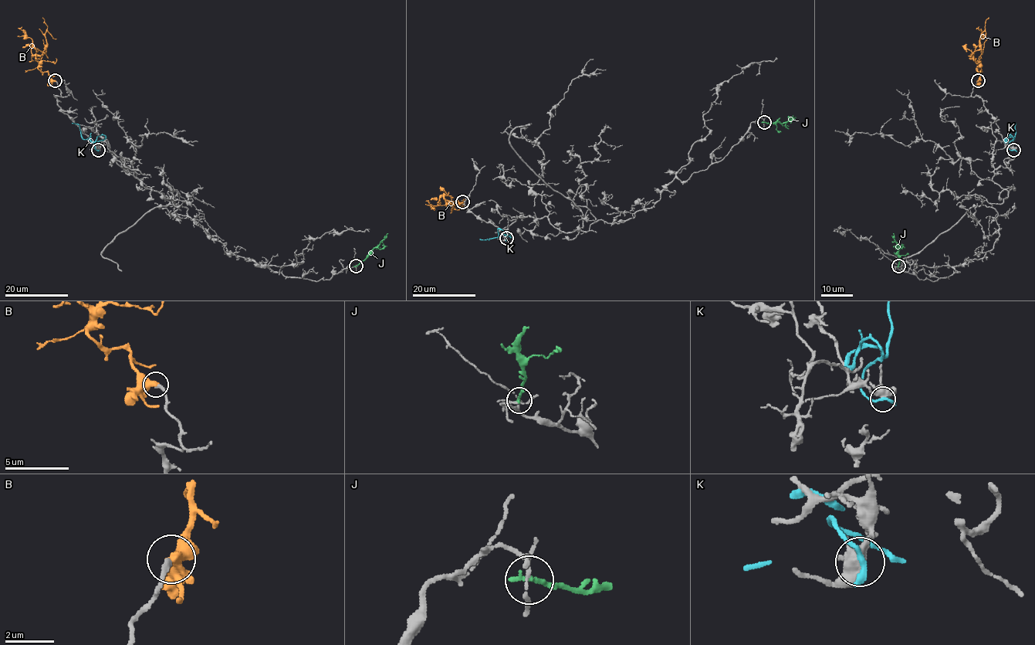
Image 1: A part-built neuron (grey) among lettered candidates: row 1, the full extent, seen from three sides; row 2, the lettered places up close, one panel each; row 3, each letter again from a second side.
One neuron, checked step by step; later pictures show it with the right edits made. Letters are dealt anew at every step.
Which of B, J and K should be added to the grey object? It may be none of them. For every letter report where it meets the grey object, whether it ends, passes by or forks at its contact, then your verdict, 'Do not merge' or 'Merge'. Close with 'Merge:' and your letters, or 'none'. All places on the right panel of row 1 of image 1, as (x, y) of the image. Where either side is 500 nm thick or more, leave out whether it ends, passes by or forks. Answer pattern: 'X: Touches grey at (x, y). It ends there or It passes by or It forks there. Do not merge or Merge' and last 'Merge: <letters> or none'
B: Touches grey at (978, 80). Do not merge
J: Touches grey at (898, 266). It ends there. Do not merge
K: Touches grey at (1013, 150). It ends there. Do not merge
Merge: none

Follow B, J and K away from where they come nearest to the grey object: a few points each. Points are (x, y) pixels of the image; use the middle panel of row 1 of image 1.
B: (462, 201), (455, 205), (446, 200), (450, 205), (454, 204), (455, 209), (450, 213)
J: (764, 122), (783, 123), (796, 117)
K: (506, 238), (502, 232), (513, 237), (500, 229), (498, 229), (498, 235), (494, 238), (479, 239)

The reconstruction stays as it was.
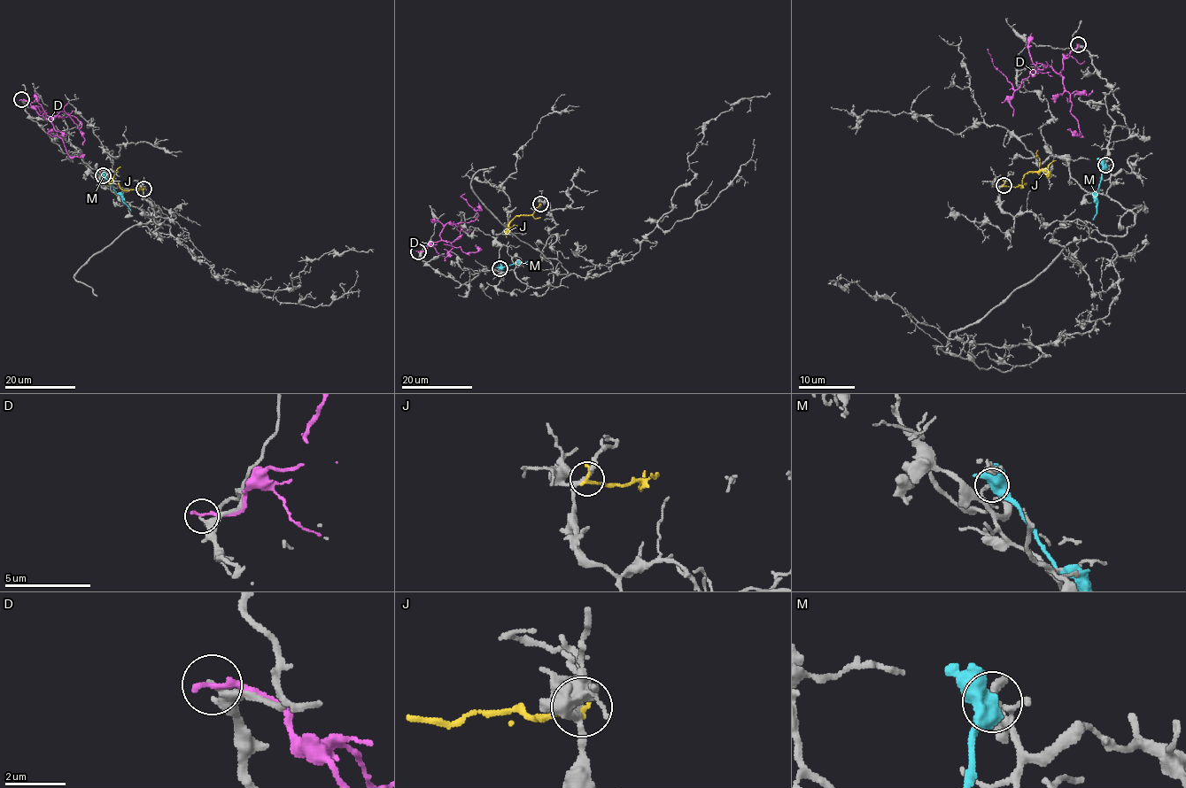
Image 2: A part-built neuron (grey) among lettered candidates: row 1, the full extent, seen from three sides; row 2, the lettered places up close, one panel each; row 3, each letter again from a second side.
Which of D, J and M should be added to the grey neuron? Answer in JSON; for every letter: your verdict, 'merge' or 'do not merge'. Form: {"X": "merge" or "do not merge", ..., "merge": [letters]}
{"D": "do not merge", "J": "do not merge", "M": "do not merge", "merge": []}

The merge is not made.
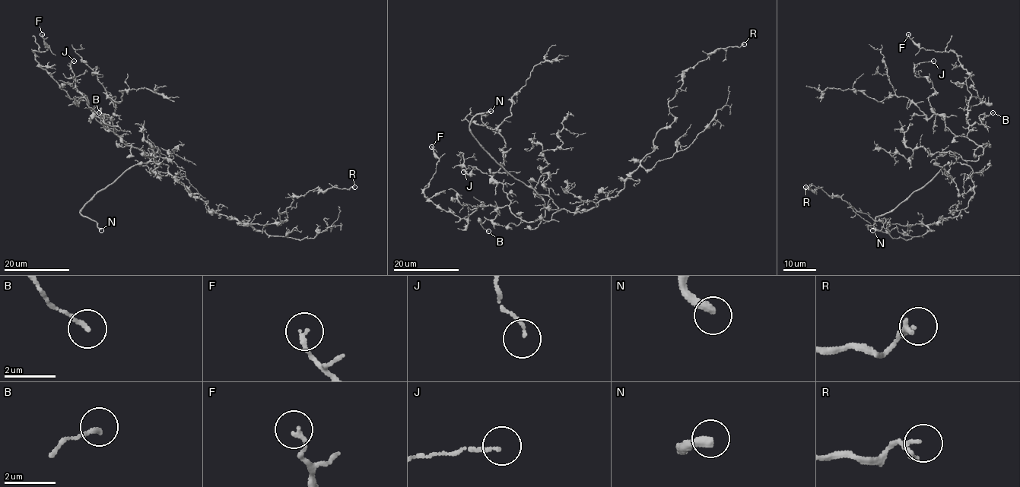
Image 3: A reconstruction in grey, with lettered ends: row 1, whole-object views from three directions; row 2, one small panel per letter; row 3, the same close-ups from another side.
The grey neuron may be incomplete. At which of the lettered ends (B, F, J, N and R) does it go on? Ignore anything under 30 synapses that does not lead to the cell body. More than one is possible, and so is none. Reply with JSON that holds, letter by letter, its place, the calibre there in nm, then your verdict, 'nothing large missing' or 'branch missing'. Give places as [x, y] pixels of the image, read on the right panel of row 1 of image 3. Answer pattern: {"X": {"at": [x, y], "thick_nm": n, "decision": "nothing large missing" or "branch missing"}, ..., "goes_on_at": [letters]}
{"B": {"at": [992, 112], "thick_nm": 170, "decision": "nothing large missing"}, "F": {"at": [908, 34], "thick_nm": 160, "decision": "nothing large missing"}, "J": {"at": [933, 61], "thick_nm": 120, "decision": "nothing large missing"}, "N": {"at": [872, 230], "thick_nm": 320, "decision": "branch missing"}, "R": {"at": [805, 187], "thick_nm": 100, "decision": "nothing large missing"}, "goes_on_at": ["N"]}

